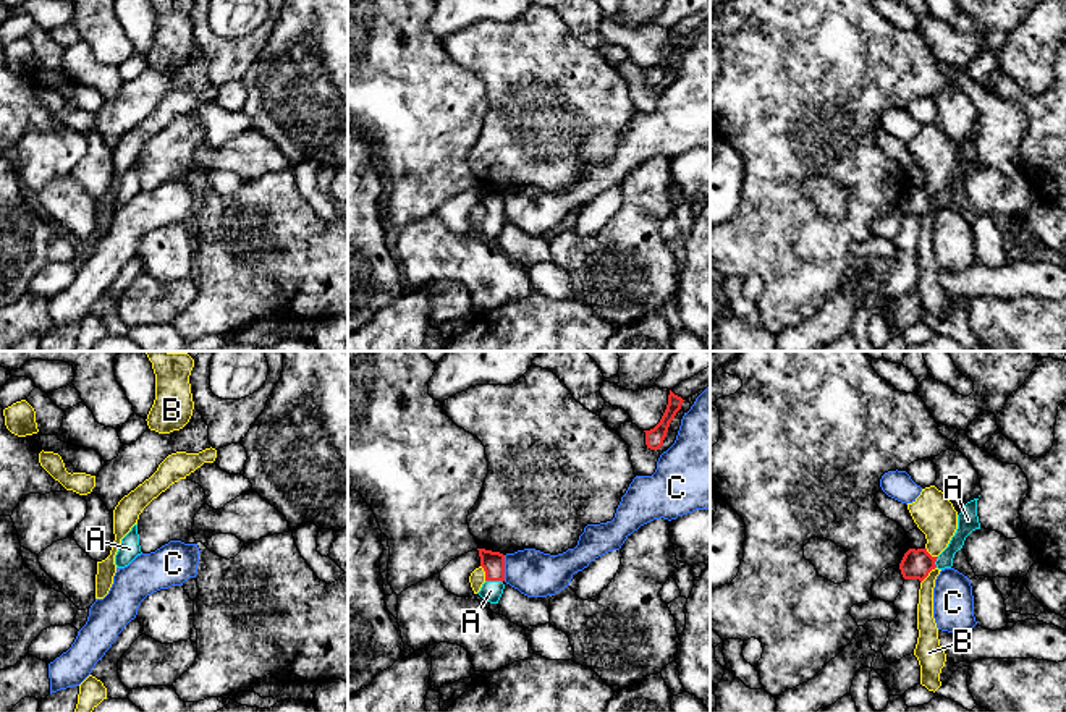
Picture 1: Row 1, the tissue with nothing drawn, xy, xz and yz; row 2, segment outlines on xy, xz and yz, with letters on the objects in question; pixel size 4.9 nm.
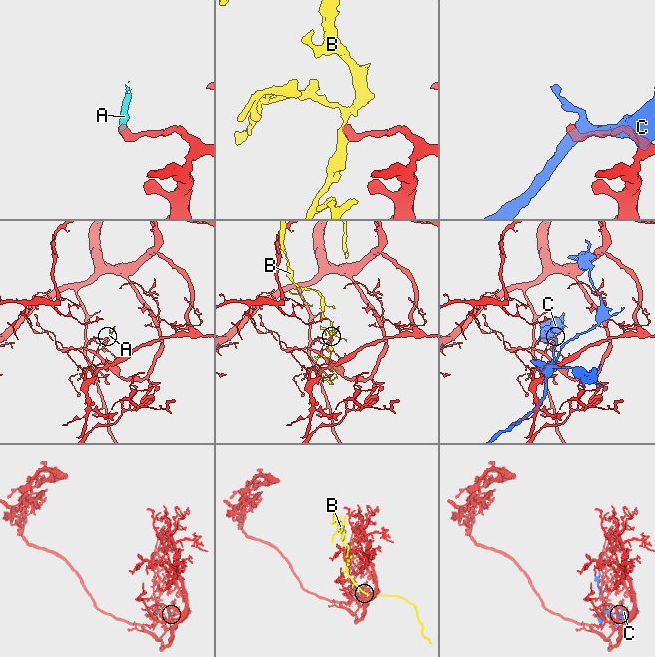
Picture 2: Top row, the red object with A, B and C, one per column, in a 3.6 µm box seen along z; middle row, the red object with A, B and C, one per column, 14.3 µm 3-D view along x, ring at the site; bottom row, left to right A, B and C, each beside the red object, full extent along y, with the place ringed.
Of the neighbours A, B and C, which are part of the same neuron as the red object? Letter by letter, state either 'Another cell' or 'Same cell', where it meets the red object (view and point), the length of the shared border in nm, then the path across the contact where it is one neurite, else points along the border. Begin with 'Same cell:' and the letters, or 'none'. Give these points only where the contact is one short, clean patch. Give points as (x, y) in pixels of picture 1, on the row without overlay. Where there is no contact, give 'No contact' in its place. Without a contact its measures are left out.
Same cell: A
A: Same cell. Touches red at xz (494, 217). Shared border 90 nm. Path across: xz (492, 199), (494, 217), (490, 228)
B: Another cell. Touches red at yz (927, 212). Shared border 120 nm. Boundary: yz (935, 204), (921, 220)
C: Another cell. Touches red at xz (503, 206). Shared border 130 nm

